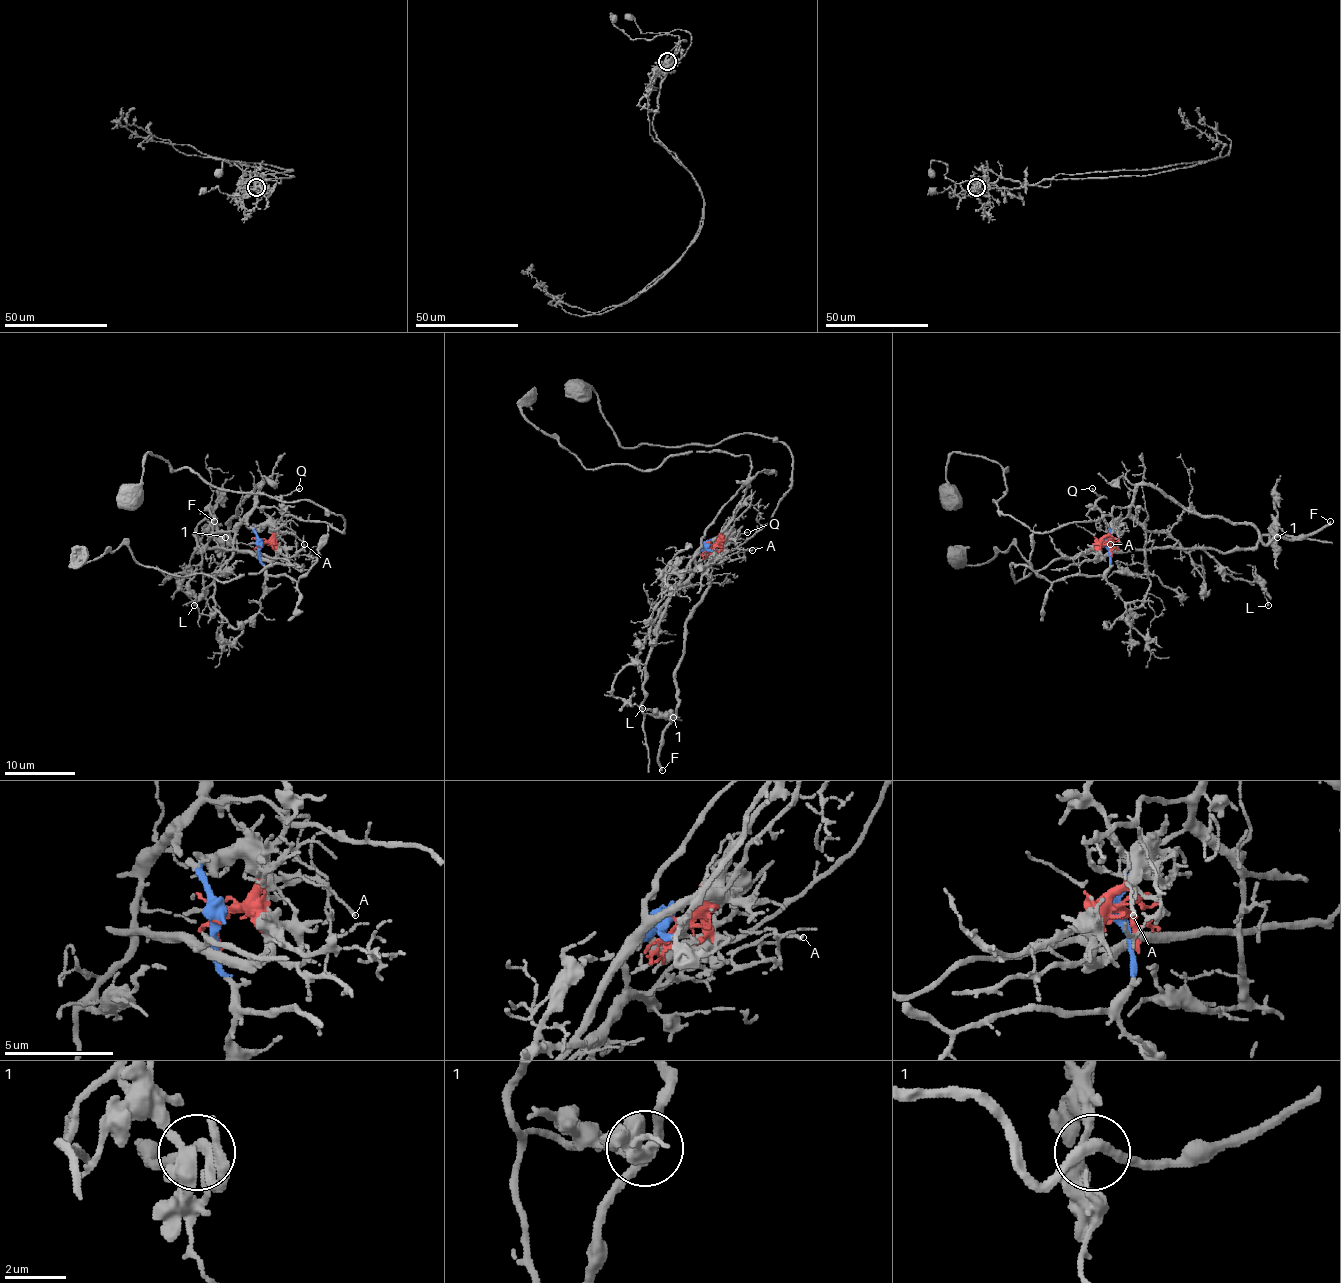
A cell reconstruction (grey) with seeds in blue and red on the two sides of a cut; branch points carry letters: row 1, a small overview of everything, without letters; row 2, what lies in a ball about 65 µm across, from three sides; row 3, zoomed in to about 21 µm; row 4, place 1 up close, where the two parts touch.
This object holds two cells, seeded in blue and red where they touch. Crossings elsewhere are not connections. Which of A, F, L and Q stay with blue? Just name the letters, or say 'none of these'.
F, L

